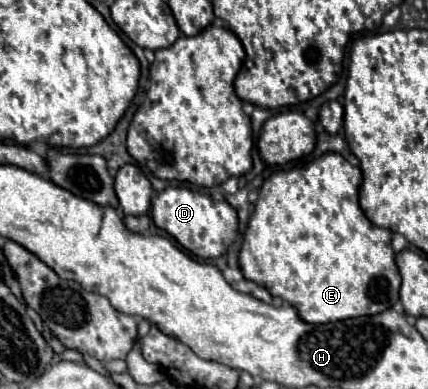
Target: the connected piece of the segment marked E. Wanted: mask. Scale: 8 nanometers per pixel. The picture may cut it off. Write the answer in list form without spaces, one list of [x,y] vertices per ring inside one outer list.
[[[334,152],[292,170],[273,173],[258,190],[256,210],[250,216],[240,248],[238,258],[244,278],[296,306],[302,320],[310,324],[374,316],[392,308],[400,298],[400,272],[394,260],[396,254],[390,246],[392,232],[374,226],[364,216],[358,202],[360,184],[362,170]]]

